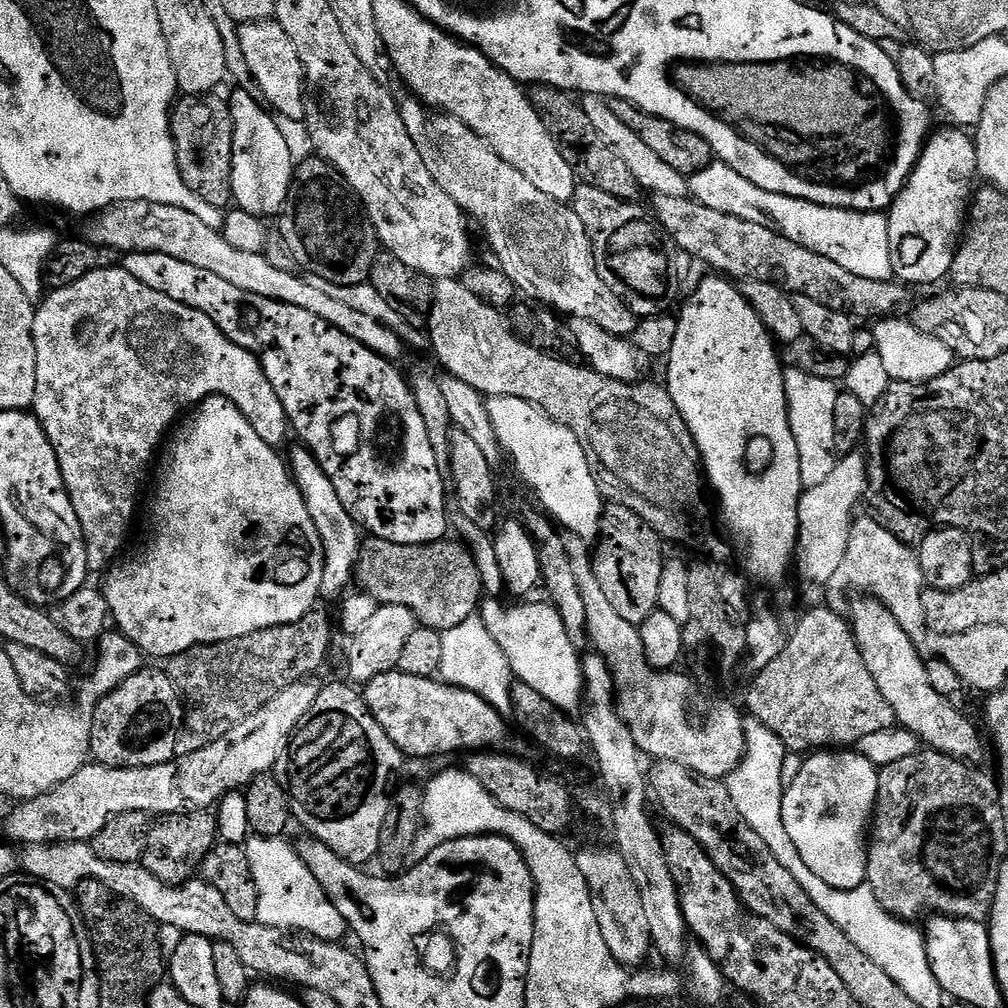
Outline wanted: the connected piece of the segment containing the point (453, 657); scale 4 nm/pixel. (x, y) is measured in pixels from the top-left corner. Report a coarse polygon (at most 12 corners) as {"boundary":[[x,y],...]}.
{"boundary":[[477,614],[441,633],[441,681],[511,705],[512,668]]}

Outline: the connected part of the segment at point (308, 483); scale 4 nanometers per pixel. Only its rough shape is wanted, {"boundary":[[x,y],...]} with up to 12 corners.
{"boundary":[[303,446],[287,453],[324,551],[320,600],[356,574],[362,532]]}

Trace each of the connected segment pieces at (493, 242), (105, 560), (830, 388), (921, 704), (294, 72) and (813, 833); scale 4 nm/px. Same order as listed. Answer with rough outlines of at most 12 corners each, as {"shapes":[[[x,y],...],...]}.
{"shapes":[[[400,117],[514,288],[631,337],[582,218],[458,118]],[[95,268],[36,308],[36,420],[89,573],[162,441],[225,396],[286,410],[209,316]],[[784,374],[805,489],[838,463],[837,381]],[[875,598],[850,623],[896,724],[973,766],[980,732]],[[275,18],[239,25],[247,75],[277,117],[305,119],[294,38]],[[820,750],[785,787],[802,862],[849,892],[868,878],[880,774]]]}

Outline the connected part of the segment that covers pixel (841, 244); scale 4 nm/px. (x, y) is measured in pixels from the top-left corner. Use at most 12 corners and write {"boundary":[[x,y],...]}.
{"boundary":[[719,162],[696,203],[767,224],[858,278],[893,279],[884,212],[767,192]]}

